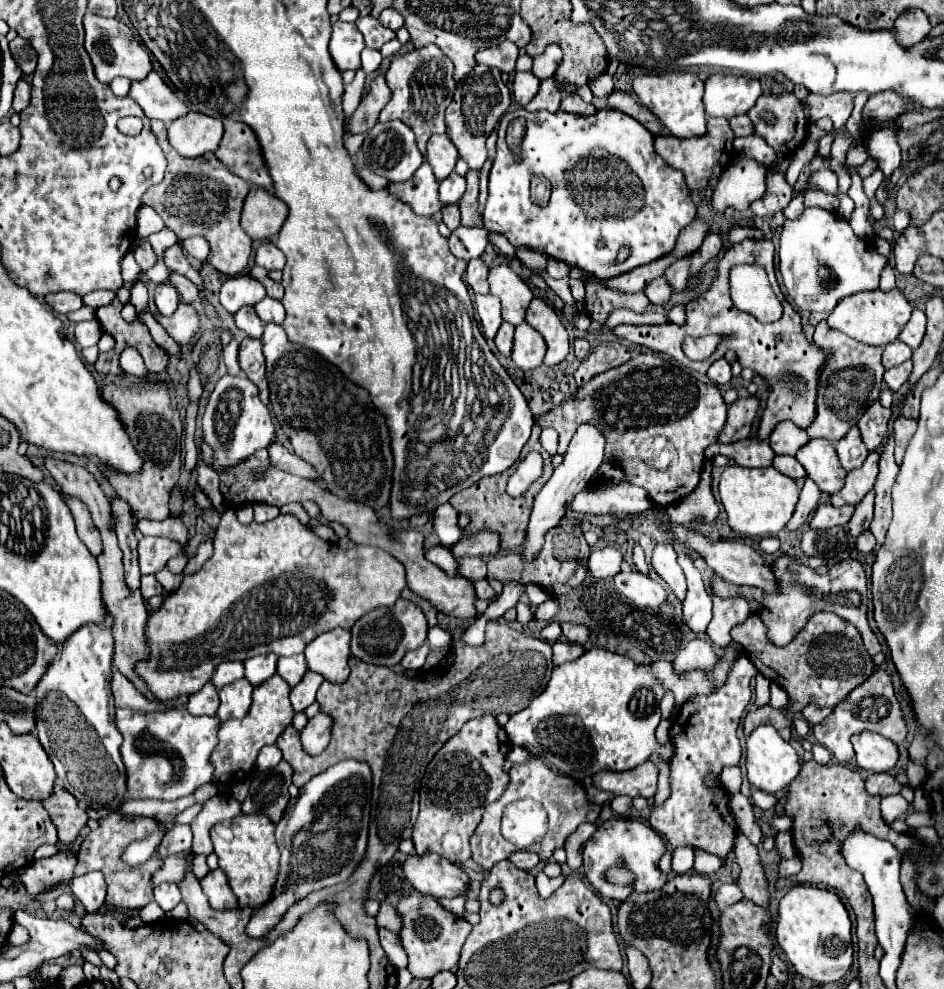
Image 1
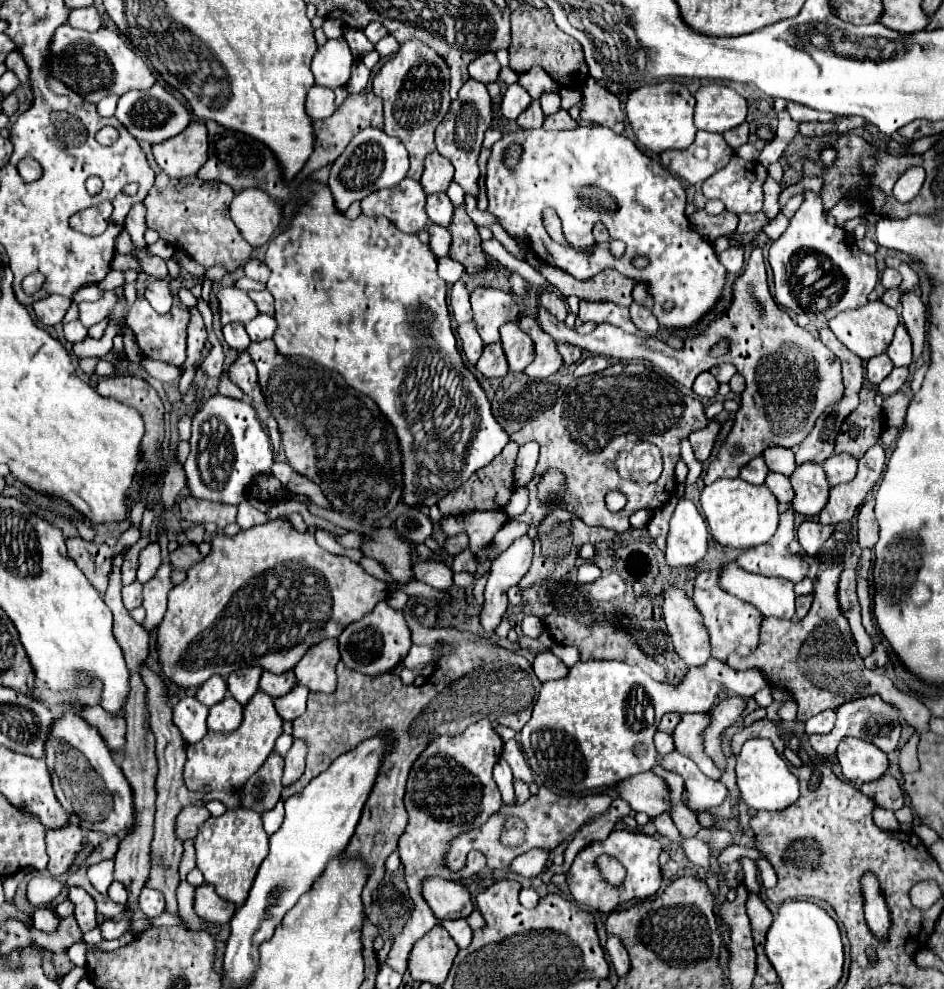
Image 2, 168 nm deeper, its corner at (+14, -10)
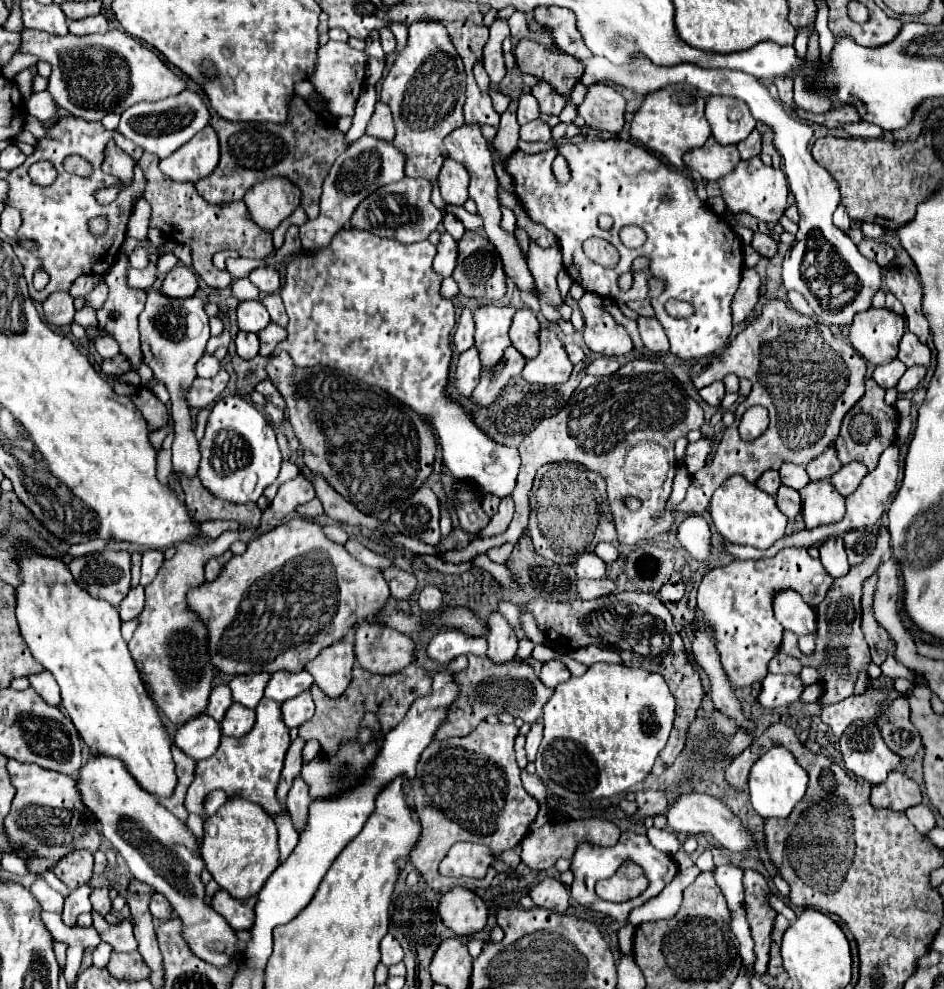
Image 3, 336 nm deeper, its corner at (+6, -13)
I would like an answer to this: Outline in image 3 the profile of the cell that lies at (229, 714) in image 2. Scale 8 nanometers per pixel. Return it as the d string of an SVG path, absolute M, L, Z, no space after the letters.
M235 702L225 714L221 722L221 730L225 736L241 738L253 728L253 724L255 724L255 710L245 710L245 706L237 706Z

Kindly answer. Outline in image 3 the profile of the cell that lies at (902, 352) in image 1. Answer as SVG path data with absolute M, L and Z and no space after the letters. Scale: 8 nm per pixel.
M893 360L893 362L889 362L889 364L877 366L875 372L873 372L873 380L875 380L881 388L887 390L887 388L897 386L897 382L899 382L899 378L905 374L905 370L907 370L907 366L905 366L903 362Z

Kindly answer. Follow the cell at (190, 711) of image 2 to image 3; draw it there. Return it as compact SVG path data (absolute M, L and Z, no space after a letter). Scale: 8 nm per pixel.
M207 714L183 724L175 734L175 746L195 762L211 758L221 742L221 726Z

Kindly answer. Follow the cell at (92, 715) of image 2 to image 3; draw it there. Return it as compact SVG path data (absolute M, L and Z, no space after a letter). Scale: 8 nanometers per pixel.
M41 672L41 674L29 676L29 684L31 684L31 688L35 688L39 692L39 696L45 702L49 702L53 706L59 706L61 704L59 692L53 690L53 676L49 676L49 672Z

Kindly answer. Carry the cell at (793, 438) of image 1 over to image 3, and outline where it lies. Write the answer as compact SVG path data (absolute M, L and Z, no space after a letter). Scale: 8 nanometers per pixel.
M785 464L785 466L781 466L779 474L781 474L781 482L783 482L785 486L793 488L793 490L801 490L801 488L805 488L805 486L811 482L803 466Z

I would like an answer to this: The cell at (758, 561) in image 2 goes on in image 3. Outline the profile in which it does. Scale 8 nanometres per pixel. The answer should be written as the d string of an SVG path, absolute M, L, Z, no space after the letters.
M785 548L773 558L733 560L723 568L709 570L697 590L697 608L715 630L715 646L727 678L737 688L745 688L767 676L767 664L779 652L783 640L783 626L773 618L775 592L797 590L815 608L825 600L831 586L833 578L825 572L821 560L797 548Z

